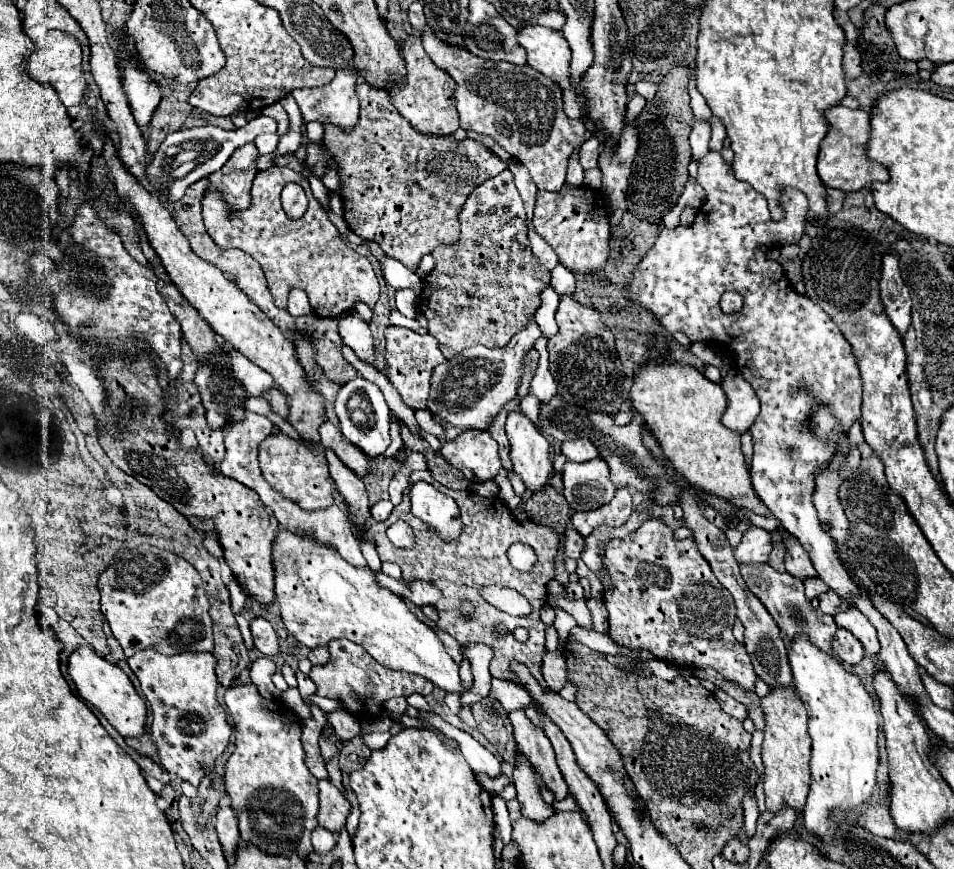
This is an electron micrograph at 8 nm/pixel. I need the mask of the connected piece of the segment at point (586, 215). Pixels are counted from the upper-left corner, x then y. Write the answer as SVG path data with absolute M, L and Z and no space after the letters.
M566 185L556 191L538 191L538 201L534 207L532 219L534 231L546 239L546 243L558 255L558 261L568 267L572 273L592 273L600 271L608 259L608 243L610 243L610 223L608 215L602 207L602 195L598 191L590 191L586 187L568 189Z

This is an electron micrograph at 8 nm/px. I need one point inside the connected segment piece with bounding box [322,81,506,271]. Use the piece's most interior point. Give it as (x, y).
(403, 189)

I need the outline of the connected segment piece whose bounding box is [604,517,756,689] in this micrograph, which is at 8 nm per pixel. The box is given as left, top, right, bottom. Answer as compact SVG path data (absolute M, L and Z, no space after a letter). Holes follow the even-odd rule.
M650 517L634 533L606 545L604 565L612 579L612 587L604 591L612 641L634 653L648 651L652 657L676 667L712 667L726 679L754 689L752 661L744 643L738 643L732 635L736 623L734 599L718 583L692 539L674 539L672 529L662 519ZM700 585L714 589L698 589Z

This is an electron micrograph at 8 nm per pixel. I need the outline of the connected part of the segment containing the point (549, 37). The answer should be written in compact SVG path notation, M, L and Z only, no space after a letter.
M524 27L518 31L518 43L528 51L528 65L550 77L556 85L570 79L570 45L560 31L546 27Z

